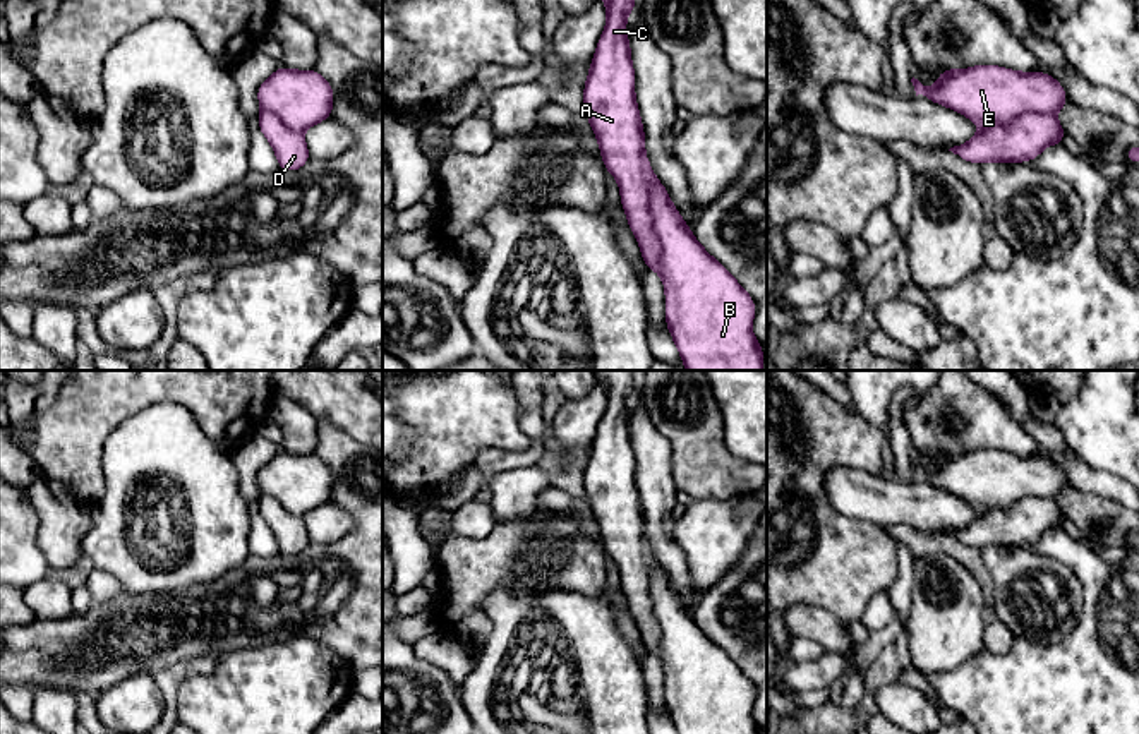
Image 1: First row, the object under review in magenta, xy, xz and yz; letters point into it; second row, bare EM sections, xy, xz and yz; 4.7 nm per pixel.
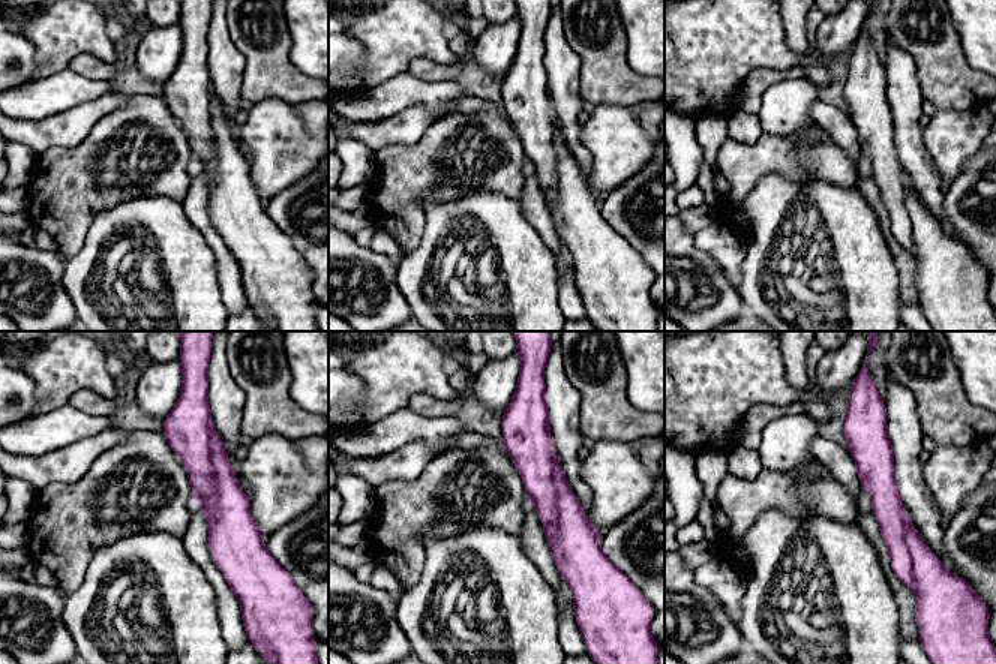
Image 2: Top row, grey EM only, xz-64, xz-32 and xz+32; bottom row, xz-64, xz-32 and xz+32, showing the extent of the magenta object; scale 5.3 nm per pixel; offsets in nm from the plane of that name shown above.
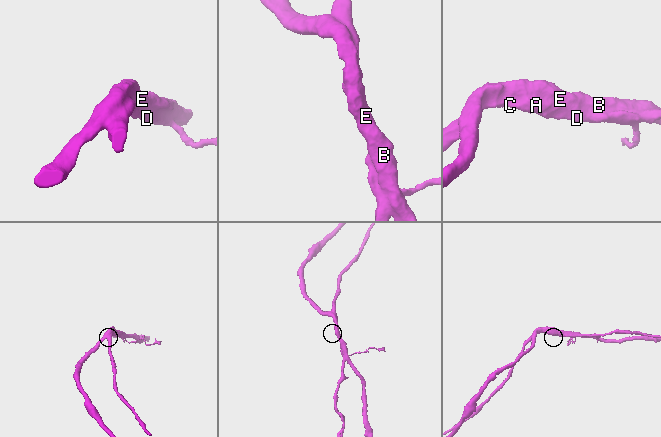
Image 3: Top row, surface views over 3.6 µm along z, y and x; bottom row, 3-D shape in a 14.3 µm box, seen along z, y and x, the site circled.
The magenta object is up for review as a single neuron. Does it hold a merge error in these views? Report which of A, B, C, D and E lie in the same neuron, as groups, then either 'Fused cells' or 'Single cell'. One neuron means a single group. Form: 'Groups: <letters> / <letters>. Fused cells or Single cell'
Groups: A B C D E. Single cell

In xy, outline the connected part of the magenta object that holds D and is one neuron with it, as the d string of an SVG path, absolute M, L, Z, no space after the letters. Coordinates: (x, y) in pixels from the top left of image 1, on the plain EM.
M278 451L257 473L259 514L276 537L280 554L295 556L309 544L302 516L331 502L334 477L316 454Z

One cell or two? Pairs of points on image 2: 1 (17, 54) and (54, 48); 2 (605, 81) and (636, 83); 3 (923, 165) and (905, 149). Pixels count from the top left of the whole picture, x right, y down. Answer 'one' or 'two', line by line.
1: two
2: one
3: one

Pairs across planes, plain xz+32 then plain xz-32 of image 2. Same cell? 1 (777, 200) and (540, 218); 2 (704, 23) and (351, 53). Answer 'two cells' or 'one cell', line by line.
1: two cells
2: two cells

